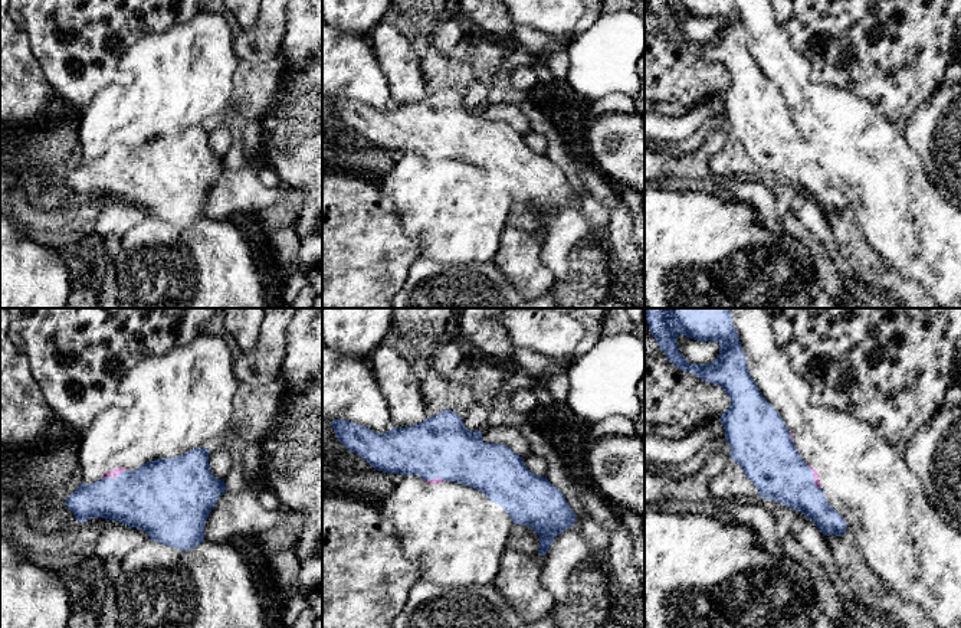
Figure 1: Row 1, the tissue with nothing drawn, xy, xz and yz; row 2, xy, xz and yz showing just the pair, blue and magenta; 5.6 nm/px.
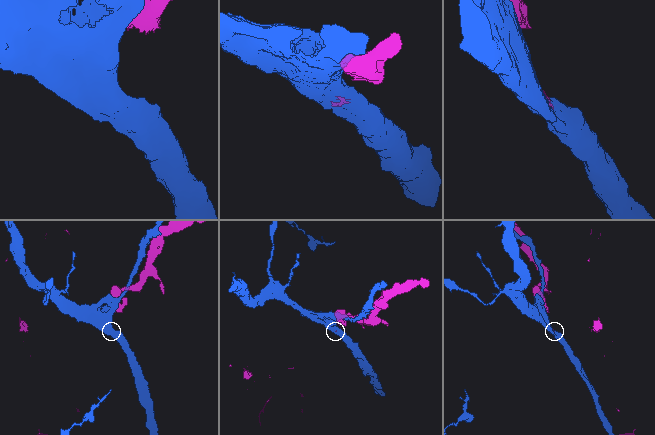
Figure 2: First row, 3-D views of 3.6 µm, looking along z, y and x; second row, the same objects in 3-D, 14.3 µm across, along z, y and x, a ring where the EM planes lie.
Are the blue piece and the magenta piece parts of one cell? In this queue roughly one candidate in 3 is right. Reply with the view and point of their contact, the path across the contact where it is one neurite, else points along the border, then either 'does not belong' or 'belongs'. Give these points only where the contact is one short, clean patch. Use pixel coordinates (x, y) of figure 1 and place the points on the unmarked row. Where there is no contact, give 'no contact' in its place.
contact xy (117, 154); does not belong

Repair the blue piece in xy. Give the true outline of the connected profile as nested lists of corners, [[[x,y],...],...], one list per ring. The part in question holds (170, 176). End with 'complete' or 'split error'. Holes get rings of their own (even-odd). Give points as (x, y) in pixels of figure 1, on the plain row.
[[[194,125],[178,134],[145,140],[137,147],[121,150],[117,156],[81,160],[65,181],[79,200],[95,194],[115,197],[144,207],[150,217],[184,229],[204,217],[207,194],[226,169],[224,157],[217,157],[210,148],[209,125]]]; complete

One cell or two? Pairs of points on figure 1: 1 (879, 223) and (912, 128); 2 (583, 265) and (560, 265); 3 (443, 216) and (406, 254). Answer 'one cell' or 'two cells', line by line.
1: two cells
2: two cells
3: two cells

